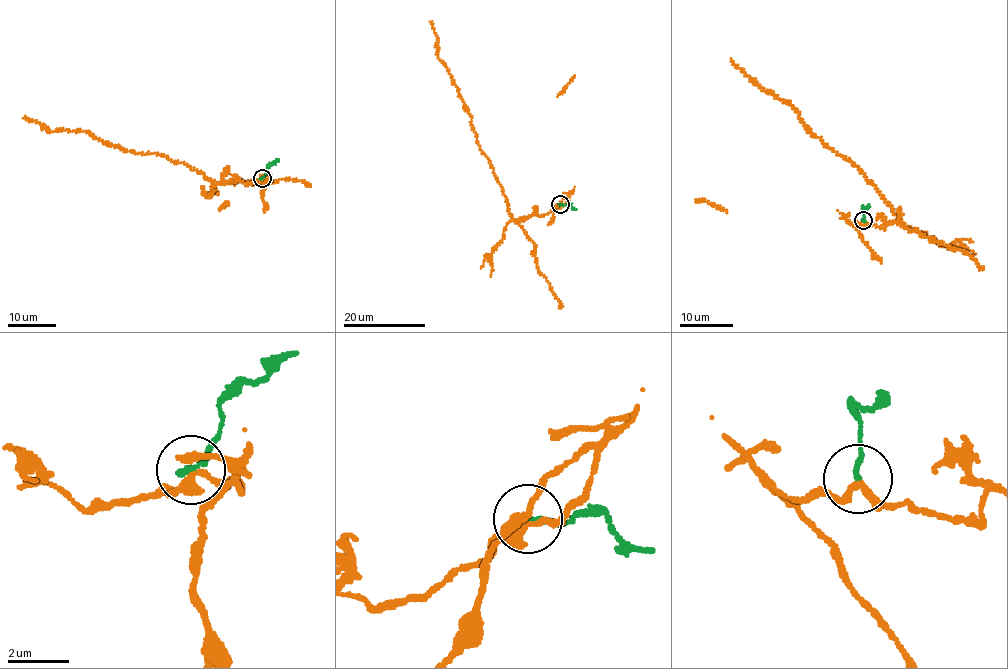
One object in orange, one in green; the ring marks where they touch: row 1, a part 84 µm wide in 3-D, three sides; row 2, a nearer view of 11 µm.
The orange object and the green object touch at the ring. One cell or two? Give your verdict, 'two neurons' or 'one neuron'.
two neurons

